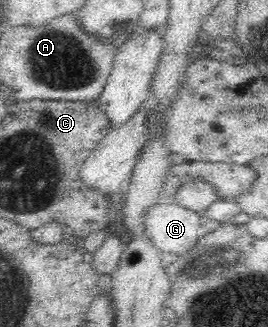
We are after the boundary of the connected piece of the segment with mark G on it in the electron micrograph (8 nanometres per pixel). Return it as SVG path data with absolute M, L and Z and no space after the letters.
M166 200L146 211L143 217L147 237L157 250L177 257L189 252L200 239L198 229L204 223L202 214Z

